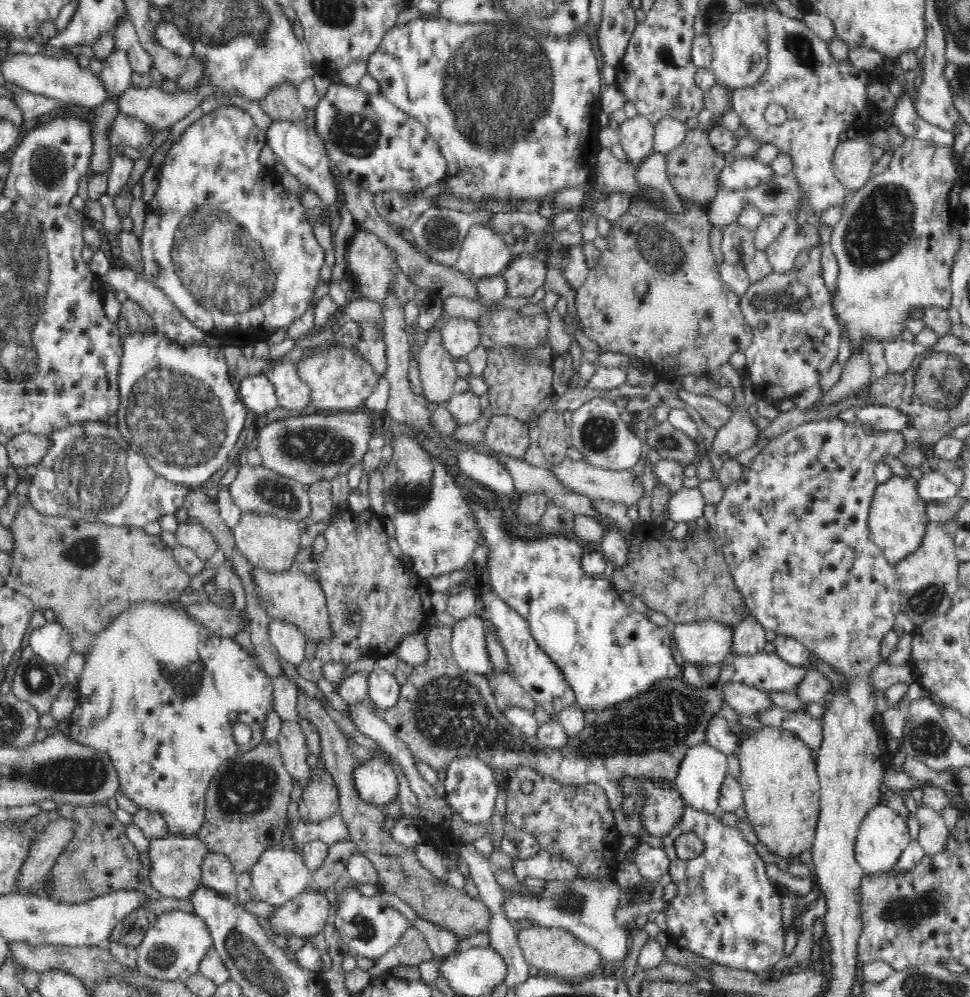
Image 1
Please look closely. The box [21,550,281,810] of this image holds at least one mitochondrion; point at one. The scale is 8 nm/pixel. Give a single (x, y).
(185, 678)

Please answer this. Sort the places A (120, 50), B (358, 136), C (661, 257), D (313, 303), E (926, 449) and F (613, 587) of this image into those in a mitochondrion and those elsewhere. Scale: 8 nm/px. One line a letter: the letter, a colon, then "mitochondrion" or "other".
A: other
B: mitochondrion
C: mitochondrion
D: other
E: other
F: other

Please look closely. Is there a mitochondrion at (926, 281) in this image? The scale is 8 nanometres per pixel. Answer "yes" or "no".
no

